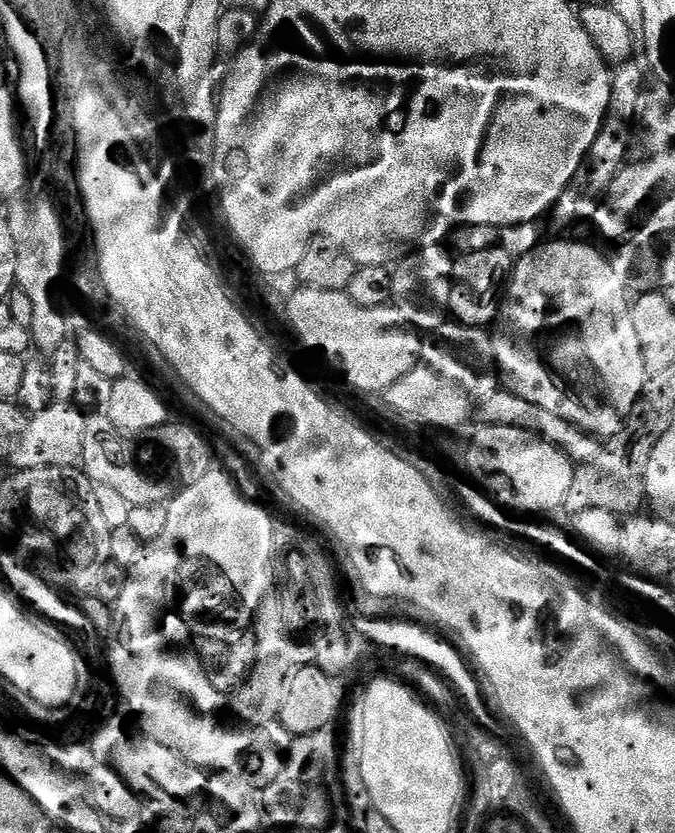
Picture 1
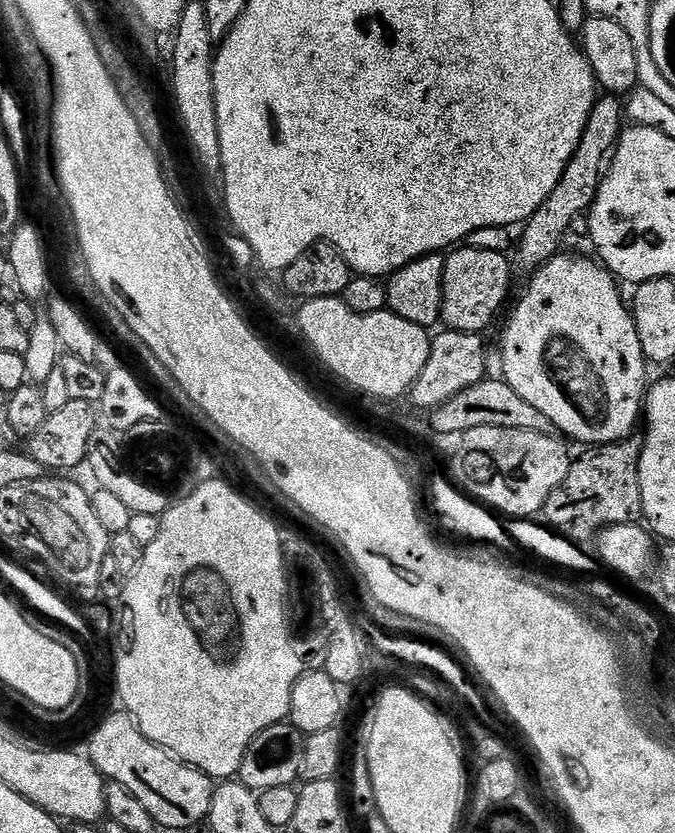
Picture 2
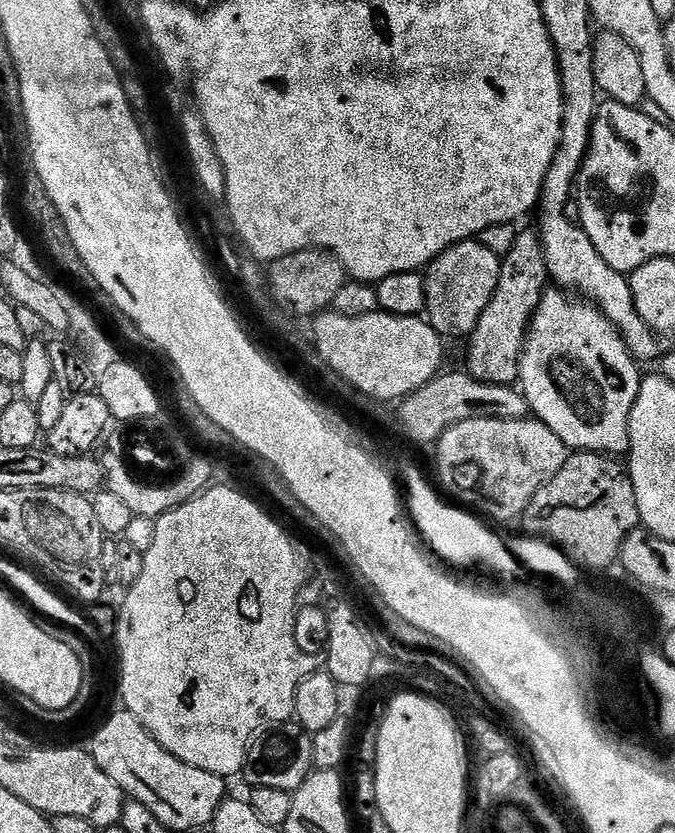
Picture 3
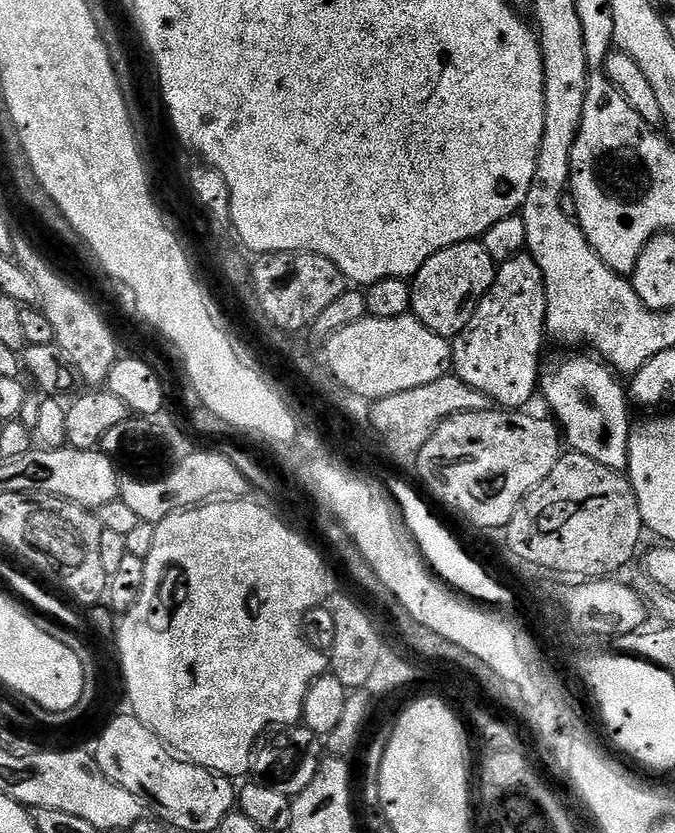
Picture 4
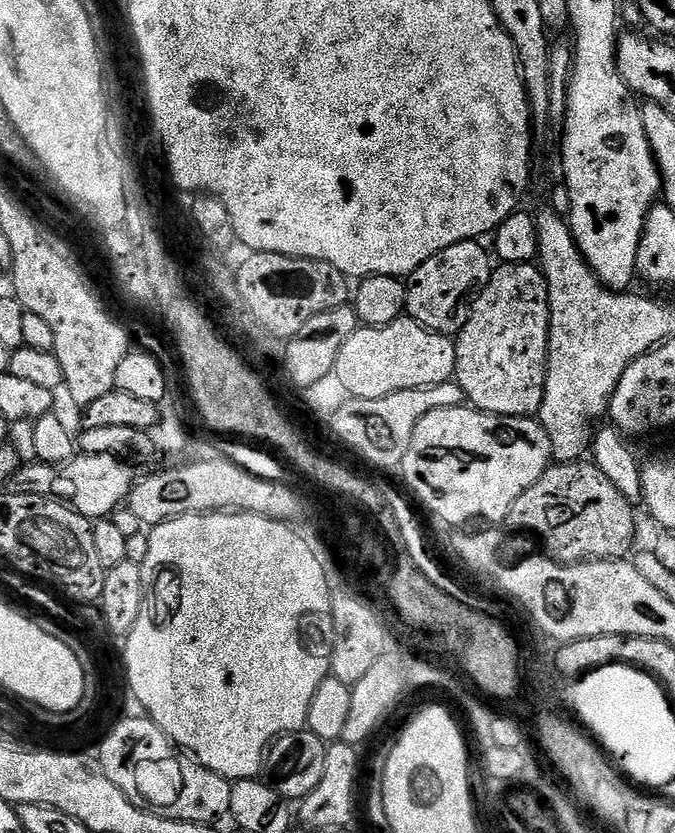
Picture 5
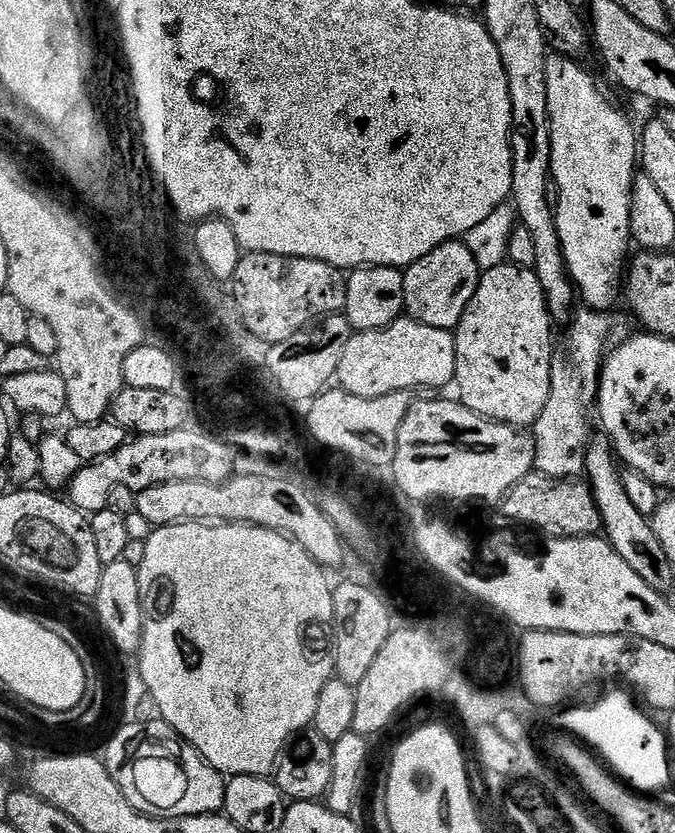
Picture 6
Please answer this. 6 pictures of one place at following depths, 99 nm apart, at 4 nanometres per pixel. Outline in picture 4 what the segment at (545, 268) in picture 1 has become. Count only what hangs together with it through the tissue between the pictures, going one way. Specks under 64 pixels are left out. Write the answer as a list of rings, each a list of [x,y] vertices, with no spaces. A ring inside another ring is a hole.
[[[576,356],[573,360],[560,360],[543,369],[539,391],[552,407],[551,415],[562,429],[563,439],[573,452],[586,454],[610,470],[624,472],[628,467],[628,435],[632,433],[633,421],[628,420],[630,396],[620,385],[621,377],[599,359],[587,360]]]

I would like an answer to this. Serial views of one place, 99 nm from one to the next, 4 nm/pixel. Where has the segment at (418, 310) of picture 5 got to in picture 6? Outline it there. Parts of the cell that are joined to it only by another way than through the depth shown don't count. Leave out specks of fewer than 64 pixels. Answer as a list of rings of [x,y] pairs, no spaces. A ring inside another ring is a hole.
[[[459,239],[430,250],[426,258],[418,258],[418,262],[403,269],[403,274],[405,313],[426,326],[452,332],[462,322],[462,314],[466,314],[466,306],[478,290],[482,270],[467,243]]]

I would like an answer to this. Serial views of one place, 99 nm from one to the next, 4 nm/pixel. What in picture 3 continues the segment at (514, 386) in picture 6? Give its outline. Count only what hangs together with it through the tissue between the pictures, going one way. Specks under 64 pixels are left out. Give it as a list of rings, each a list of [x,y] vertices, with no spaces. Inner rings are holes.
[[[517,231],[514,250],[500,261],[498,290],[490,298],[490,306],[482,310],[478,326],[467,337],[469,376],[487,384],[515,385],[520,378],[520,355],[524,353],[524,341],[528,335],[529,323],[540,304],[544,284],[549,283],[548,267],[544,261],[544,244],[539,231]]]

